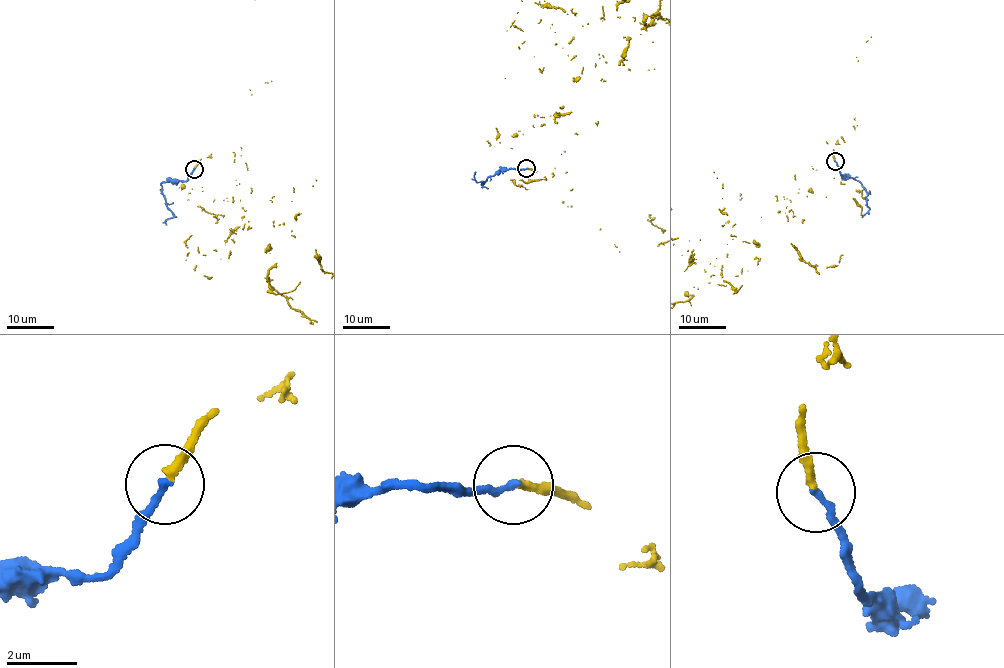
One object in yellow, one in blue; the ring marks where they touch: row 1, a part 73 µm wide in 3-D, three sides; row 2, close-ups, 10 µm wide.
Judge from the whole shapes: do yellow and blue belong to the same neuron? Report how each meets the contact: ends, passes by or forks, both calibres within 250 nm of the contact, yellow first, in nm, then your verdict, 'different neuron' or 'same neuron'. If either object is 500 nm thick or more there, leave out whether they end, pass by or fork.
yellow ends there; blue ends there; 240 nm thick on the yellow side, 220 nm on the other; same neuron

